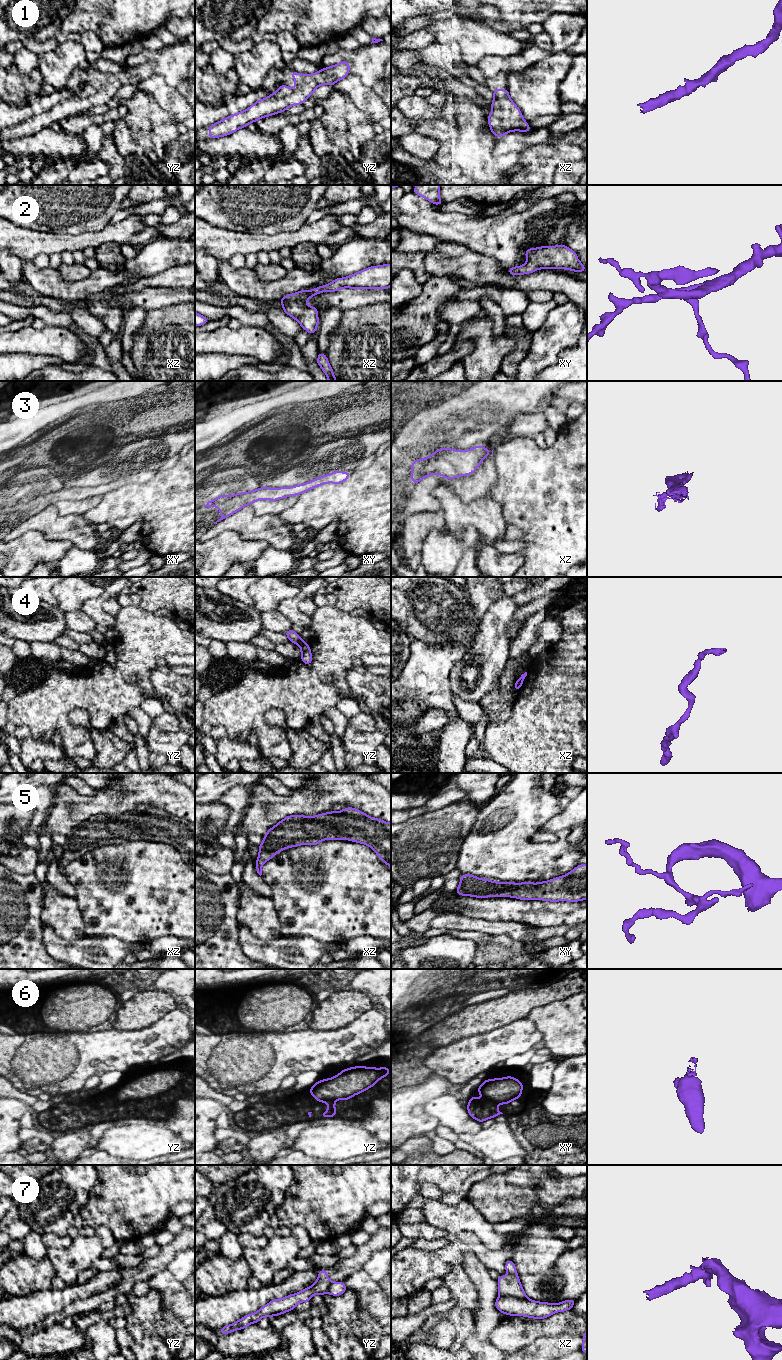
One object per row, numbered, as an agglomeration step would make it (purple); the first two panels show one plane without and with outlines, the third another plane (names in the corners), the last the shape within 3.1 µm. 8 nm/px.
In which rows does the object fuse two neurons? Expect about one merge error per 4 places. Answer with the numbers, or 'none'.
4, 7

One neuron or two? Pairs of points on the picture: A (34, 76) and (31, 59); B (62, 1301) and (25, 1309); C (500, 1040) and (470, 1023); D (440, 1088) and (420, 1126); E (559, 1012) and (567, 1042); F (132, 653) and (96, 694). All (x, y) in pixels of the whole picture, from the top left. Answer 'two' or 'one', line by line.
A: two
B: one
C: two
D: one
E: one
F: one

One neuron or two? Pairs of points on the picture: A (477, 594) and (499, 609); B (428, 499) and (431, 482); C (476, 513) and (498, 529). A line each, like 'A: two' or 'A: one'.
A: two
B: one
C: one

